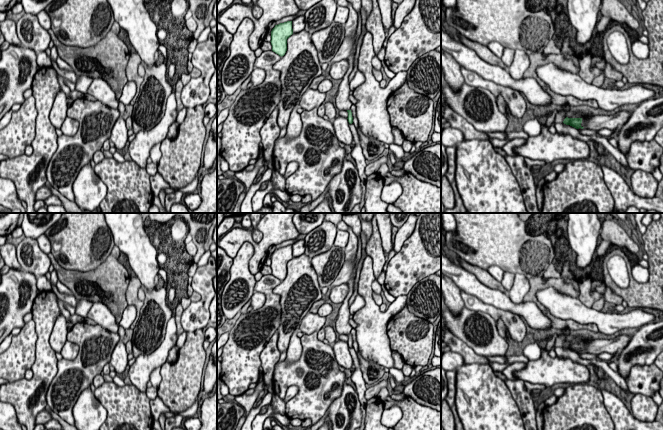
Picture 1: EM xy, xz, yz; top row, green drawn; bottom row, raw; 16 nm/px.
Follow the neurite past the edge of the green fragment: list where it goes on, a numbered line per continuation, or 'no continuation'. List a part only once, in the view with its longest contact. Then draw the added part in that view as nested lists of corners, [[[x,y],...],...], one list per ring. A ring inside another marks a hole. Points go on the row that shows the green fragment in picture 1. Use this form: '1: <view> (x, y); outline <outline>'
1: yz (618, 118); outline [[[616,110],[612,113],[596,113],[592,117],[582,117],[583,129],[601,130],[603,128],[614,130],[622,127],[629,119],[632,111]]]

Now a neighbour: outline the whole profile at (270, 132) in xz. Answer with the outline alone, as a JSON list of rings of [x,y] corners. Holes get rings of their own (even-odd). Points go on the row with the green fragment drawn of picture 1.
[[[278,107],[273,110],[260,130],[261,143],[263,144],[263,157],[265,159],[264,166],[268,166],[268,162],[273,158],[275,141],[280,135],[281,128],[278,125],[277,118]]]

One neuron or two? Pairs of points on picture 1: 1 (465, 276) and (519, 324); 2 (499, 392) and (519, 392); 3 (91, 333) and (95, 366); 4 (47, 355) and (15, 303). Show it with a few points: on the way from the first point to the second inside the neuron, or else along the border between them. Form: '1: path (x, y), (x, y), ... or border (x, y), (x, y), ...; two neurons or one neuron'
1: border (482, 300), (495, 307), (509, 310), (523, 320); two neurons
2: border (503, 381), (520, 413); two neurons
3: path (91, 341), (92, 358); one neuron
4: border (37, 295), (30, 311); two neurons

